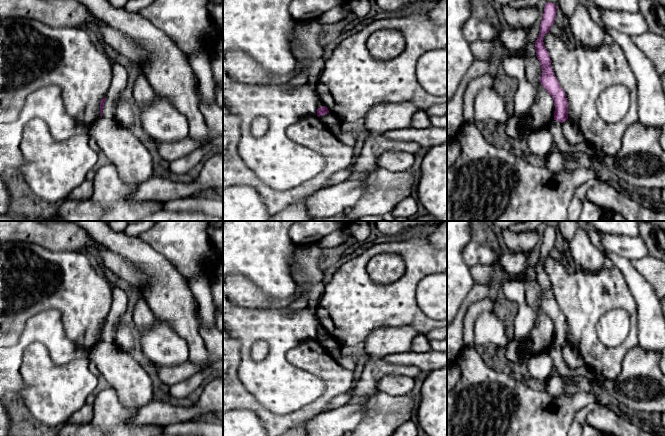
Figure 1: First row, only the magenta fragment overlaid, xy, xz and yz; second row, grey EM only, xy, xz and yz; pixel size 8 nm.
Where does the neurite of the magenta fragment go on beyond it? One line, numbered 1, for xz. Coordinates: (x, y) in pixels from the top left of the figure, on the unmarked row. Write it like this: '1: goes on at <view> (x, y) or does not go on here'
1: does not go on here

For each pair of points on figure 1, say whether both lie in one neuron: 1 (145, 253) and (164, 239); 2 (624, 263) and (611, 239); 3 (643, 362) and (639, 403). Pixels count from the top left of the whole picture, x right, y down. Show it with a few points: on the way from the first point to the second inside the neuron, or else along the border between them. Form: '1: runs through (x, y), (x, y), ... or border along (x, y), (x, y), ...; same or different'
1: border along (138, 237), (170, 262); different
2: border along (605, 249), (624, 256), (630, 261); different
3: runs through (641, 372), (641, 388), (639, 393); same

